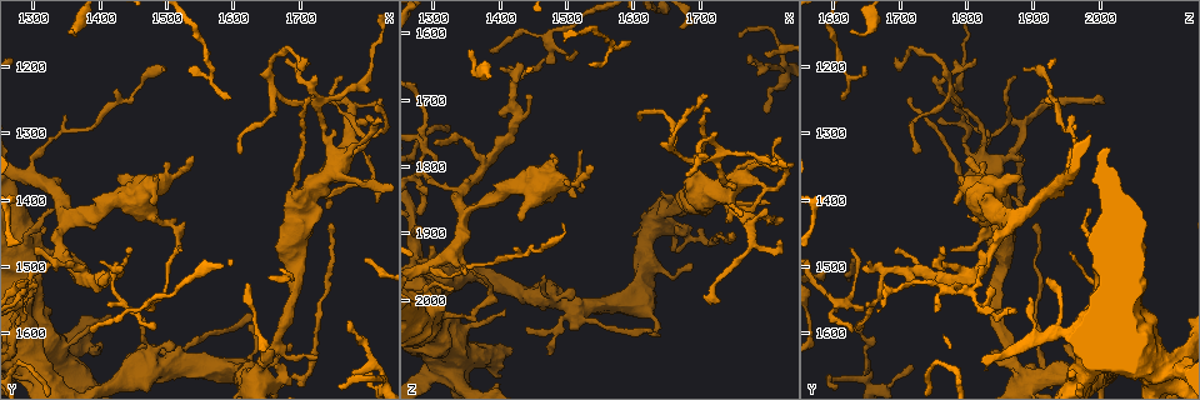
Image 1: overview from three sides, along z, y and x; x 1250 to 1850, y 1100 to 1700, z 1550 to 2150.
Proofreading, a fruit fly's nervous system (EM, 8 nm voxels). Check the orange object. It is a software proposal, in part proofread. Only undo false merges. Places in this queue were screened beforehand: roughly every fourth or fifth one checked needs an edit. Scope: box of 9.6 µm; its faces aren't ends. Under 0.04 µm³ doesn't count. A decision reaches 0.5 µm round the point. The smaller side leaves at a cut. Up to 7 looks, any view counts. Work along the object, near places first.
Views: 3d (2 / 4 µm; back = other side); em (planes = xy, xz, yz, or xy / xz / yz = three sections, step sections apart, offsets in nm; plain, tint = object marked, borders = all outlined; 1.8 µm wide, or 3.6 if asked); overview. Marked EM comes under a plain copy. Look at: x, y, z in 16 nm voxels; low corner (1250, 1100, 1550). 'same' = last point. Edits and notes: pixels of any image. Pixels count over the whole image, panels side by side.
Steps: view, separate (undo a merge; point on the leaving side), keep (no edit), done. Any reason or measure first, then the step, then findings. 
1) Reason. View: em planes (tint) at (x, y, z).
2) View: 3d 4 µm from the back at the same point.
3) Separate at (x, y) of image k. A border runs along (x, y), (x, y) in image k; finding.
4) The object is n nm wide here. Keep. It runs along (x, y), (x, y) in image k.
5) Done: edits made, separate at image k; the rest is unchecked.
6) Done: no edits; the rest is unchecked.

Sudden change in width. View: 3d 4 µm at (1440, 1395, 1835).

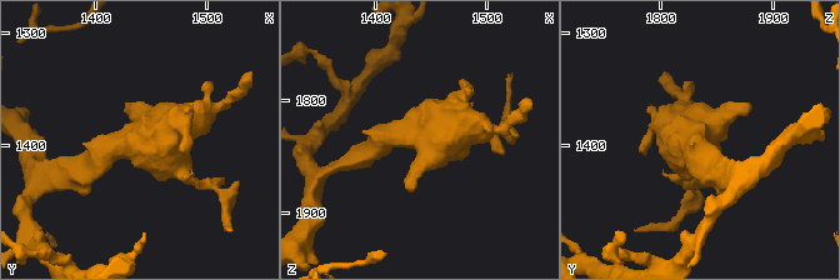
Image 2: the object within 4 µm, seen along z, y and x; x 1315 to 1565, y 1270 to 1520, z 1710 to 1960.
Now the EM. View: em yz step 4 (tint) at (1438, 1400, 1832).

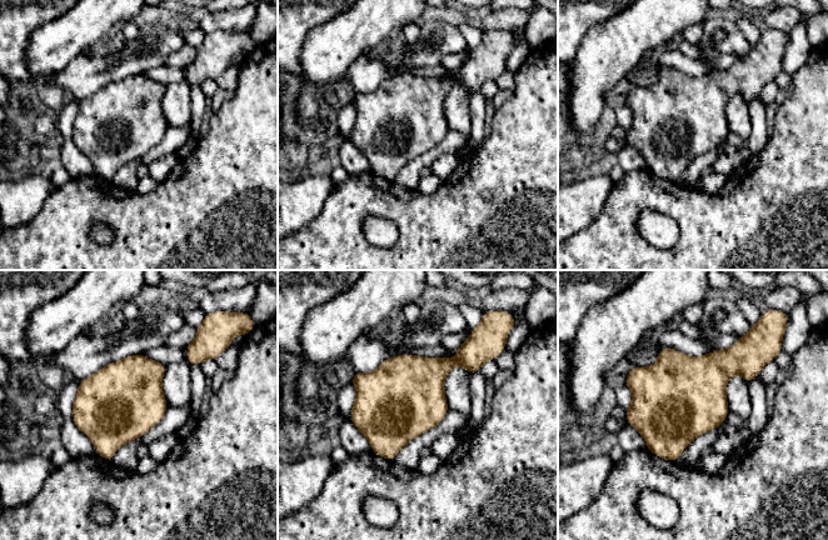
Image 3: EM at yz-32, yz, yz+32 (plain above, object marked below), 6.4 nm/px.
Keep. Continuous, no second cell.

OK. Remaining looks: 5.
Touches itself. View: 3d 4 µm at (1785, 1280, 1865).

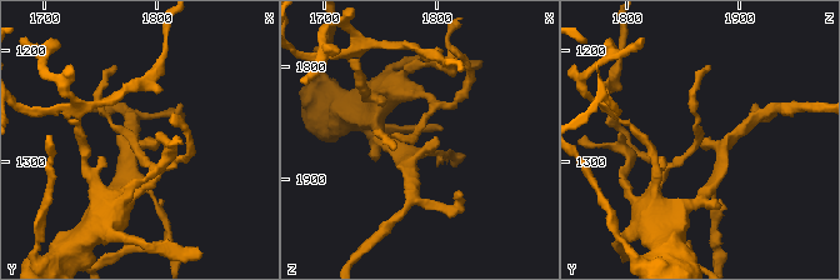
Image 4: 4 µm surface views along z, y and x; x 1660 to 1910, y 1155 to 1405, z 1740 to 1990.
View: em xz step 16 (tint) at (1784, 1280, 1866).

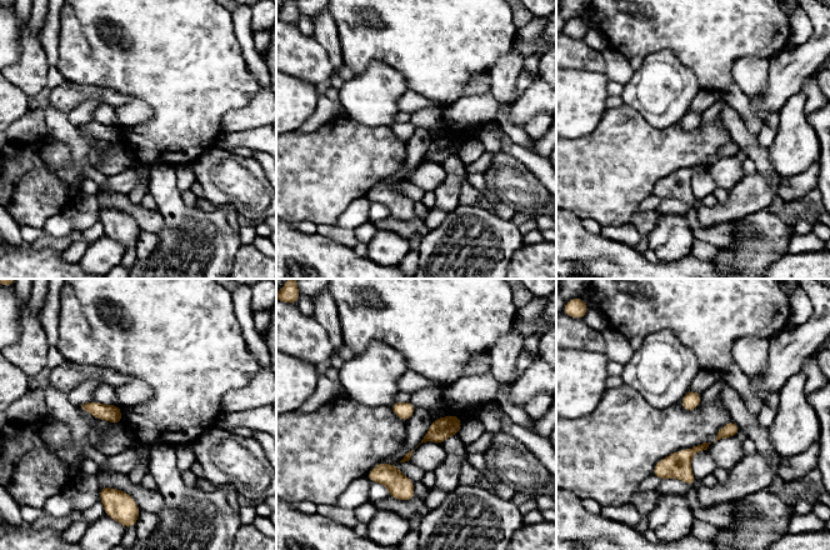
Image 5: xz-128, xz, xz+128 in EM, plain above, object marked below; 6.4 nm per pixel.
View: em planes (tint) at the same point.

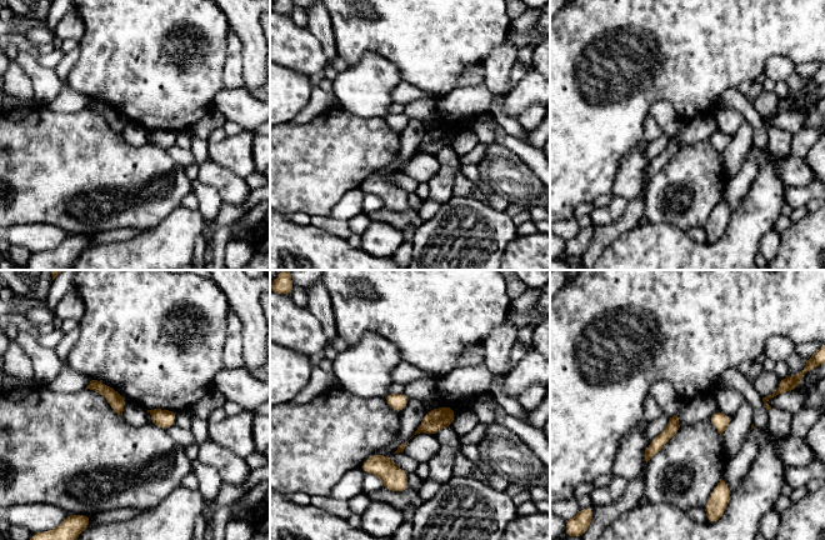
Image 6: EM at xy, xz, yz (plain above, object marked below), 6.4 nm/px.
Keep. It runs along (675, 420), (674, 426), (648, 455) in image 6; continuous, no second cell.

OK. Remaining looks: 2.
Touches itself. View: 3d 4 µm at (1330, 1635, 2110).

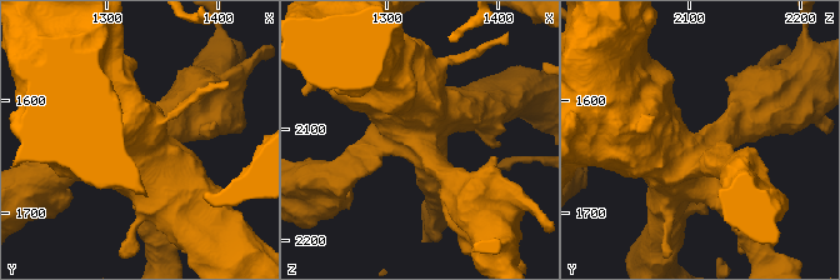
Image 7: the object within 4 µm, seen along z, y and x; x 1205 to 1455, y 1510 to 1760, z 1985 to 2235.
View: em 3.6 µm planes (tint) at (1330, 1638, 2112).

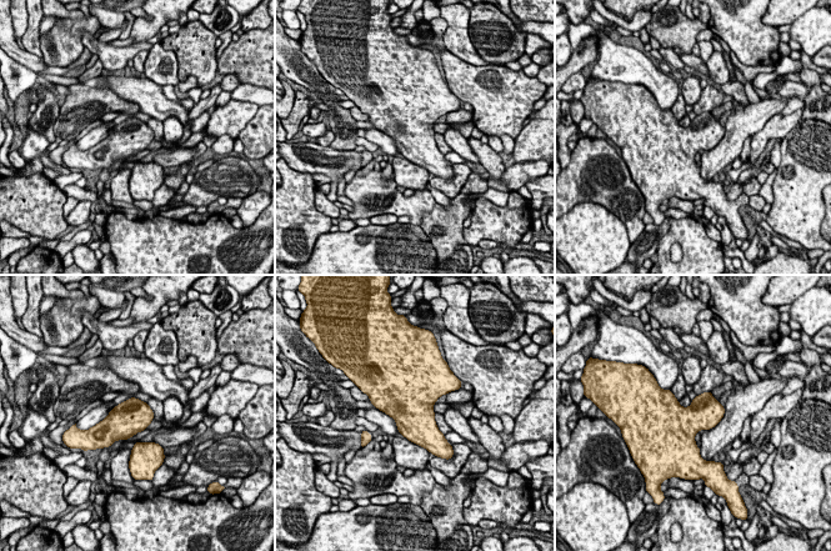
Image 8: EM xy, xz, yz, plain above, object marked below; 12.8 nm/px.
Keep. Continuous, no second cell.

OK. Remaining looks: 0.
Done: no edits; the rest is unchecked.

